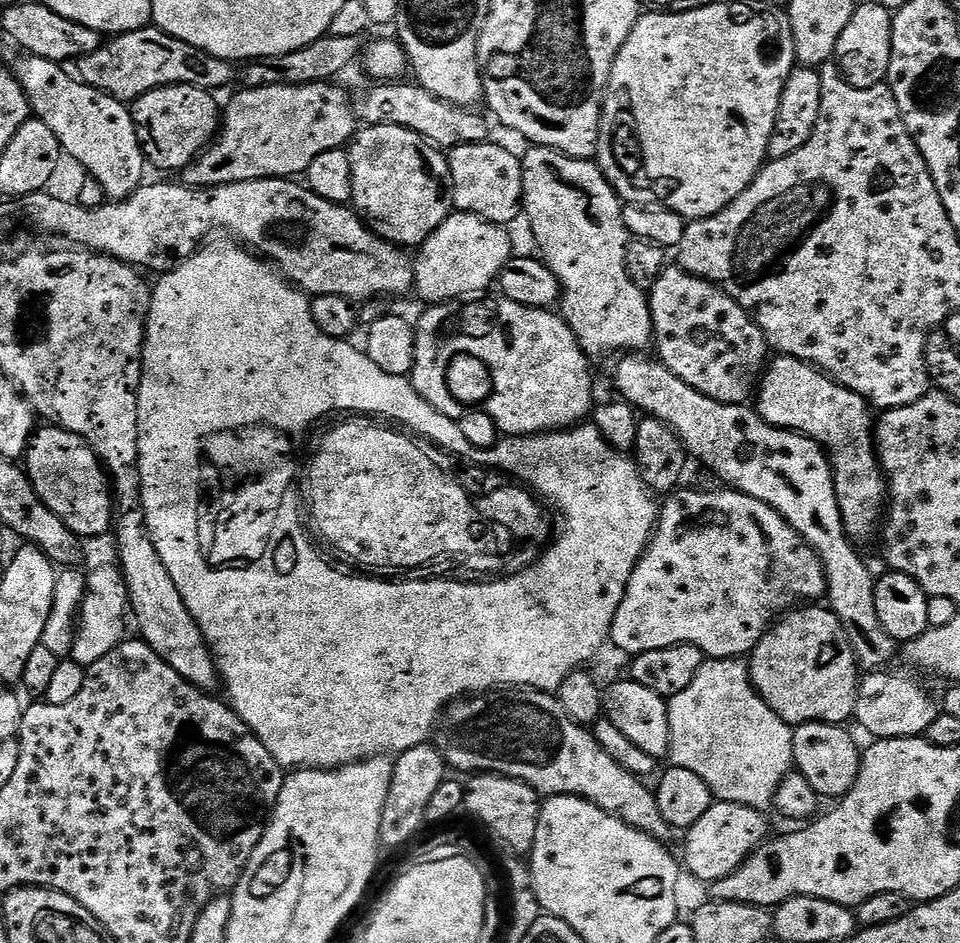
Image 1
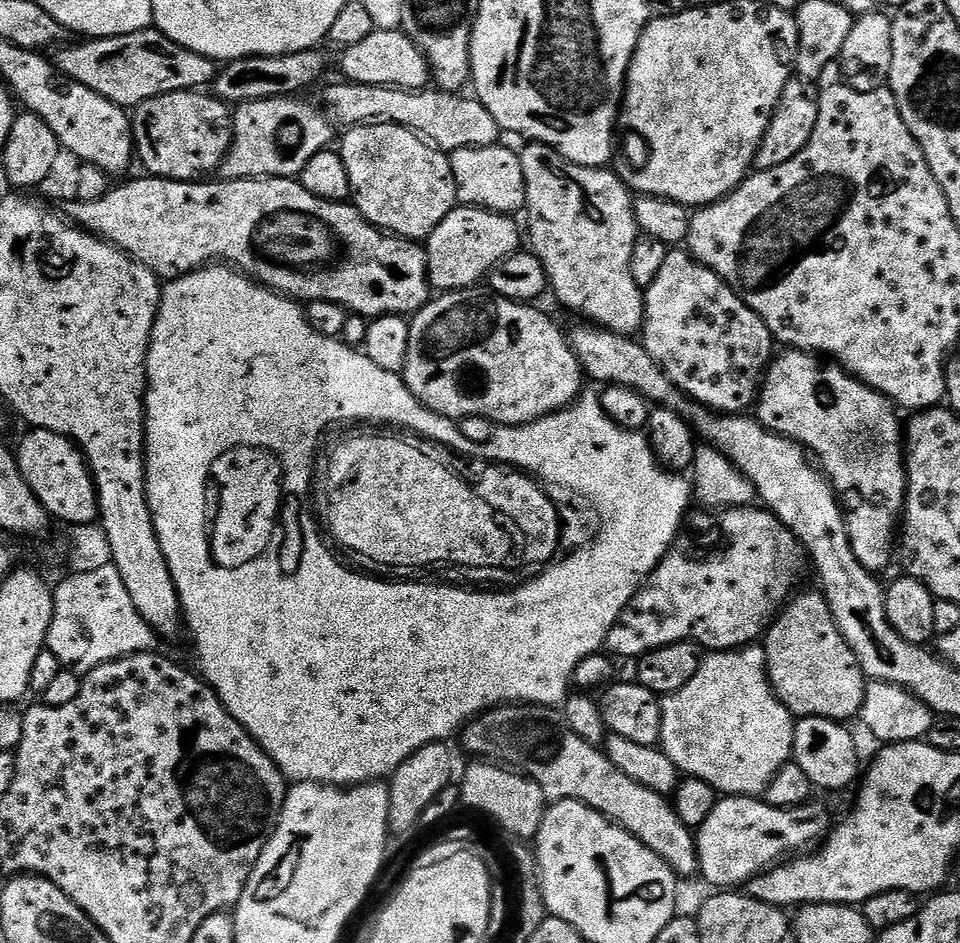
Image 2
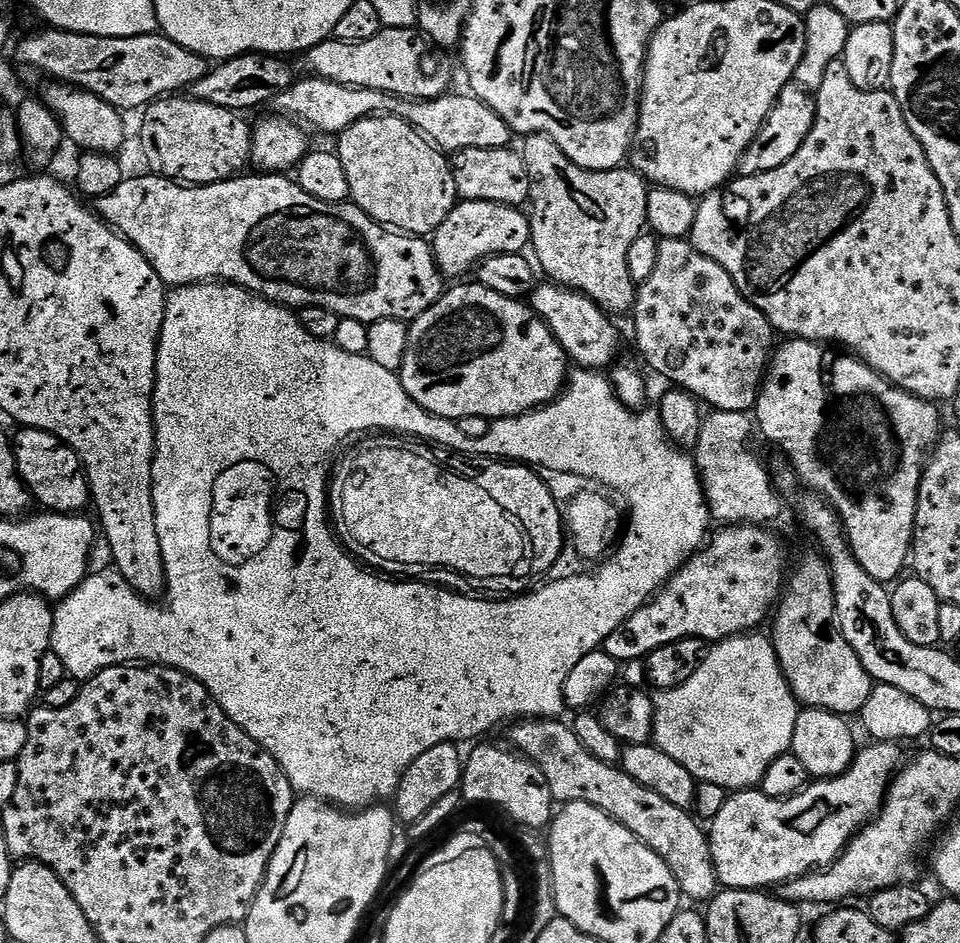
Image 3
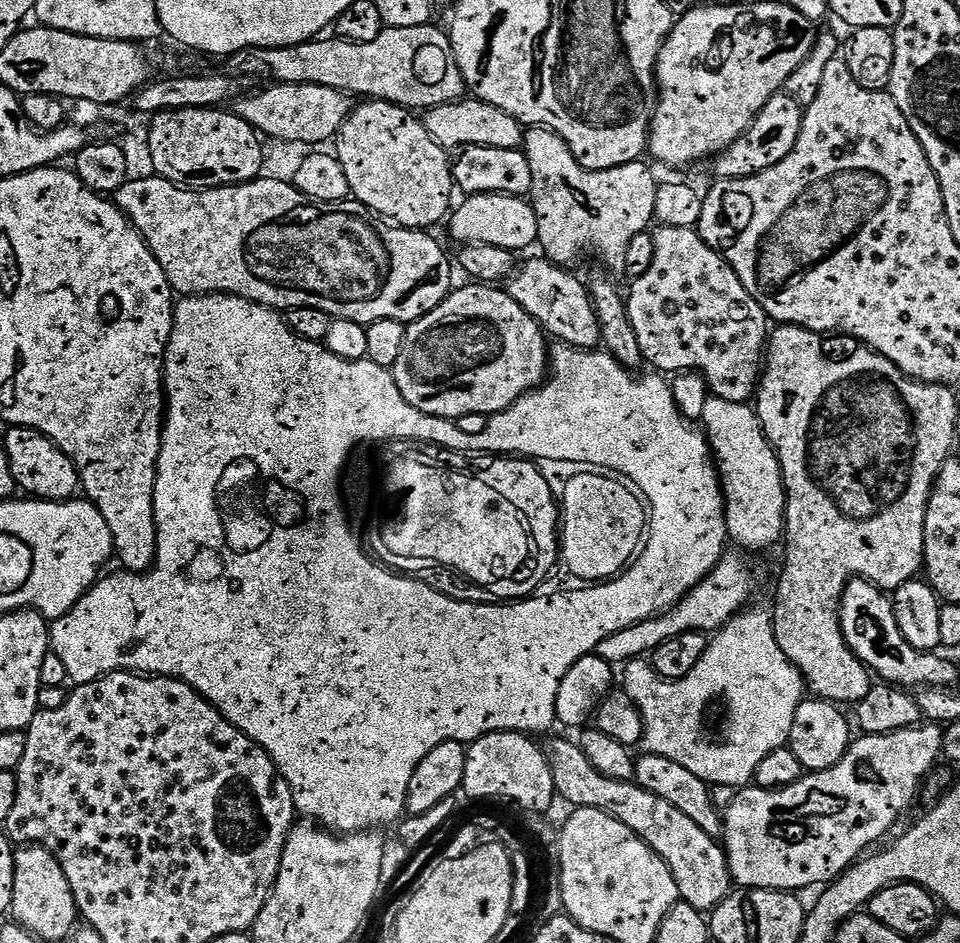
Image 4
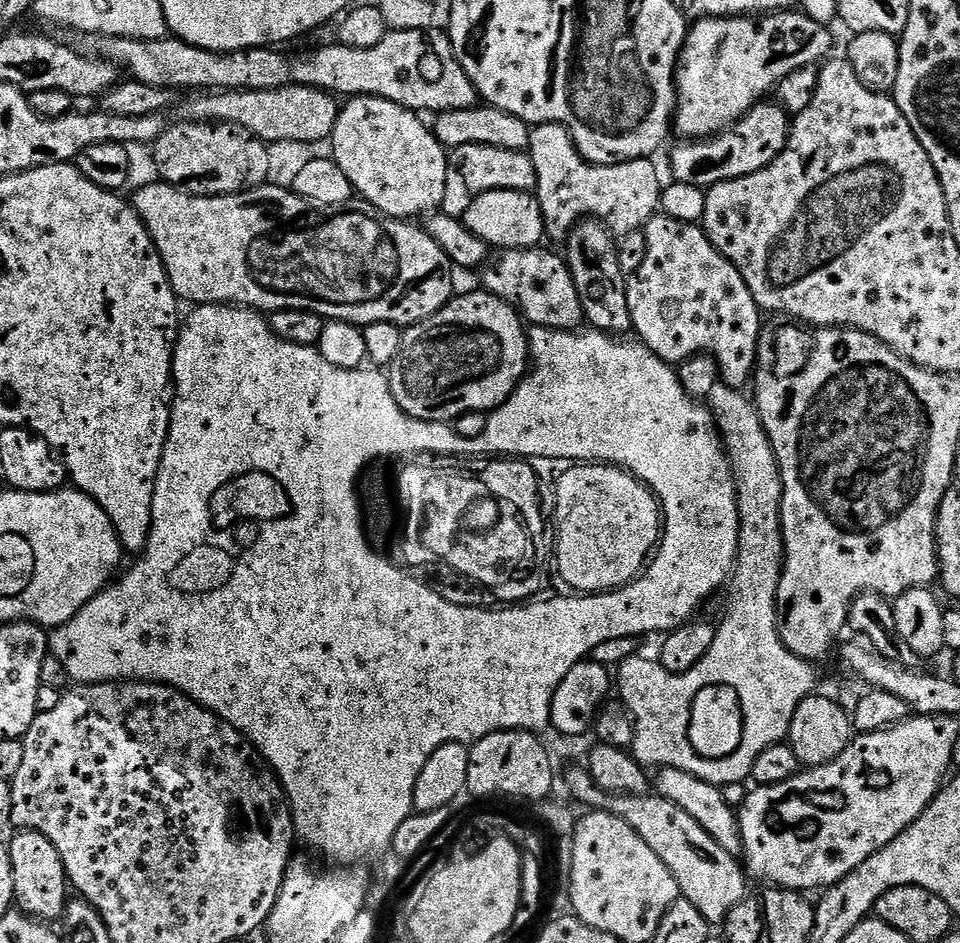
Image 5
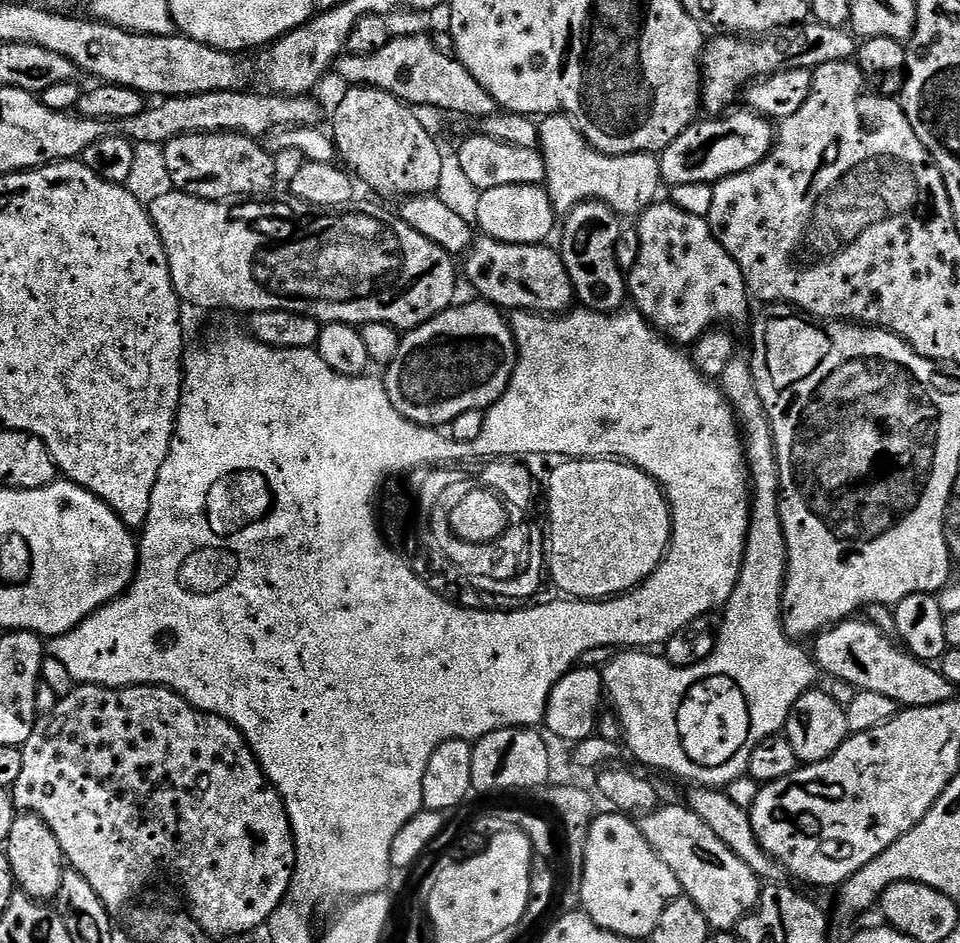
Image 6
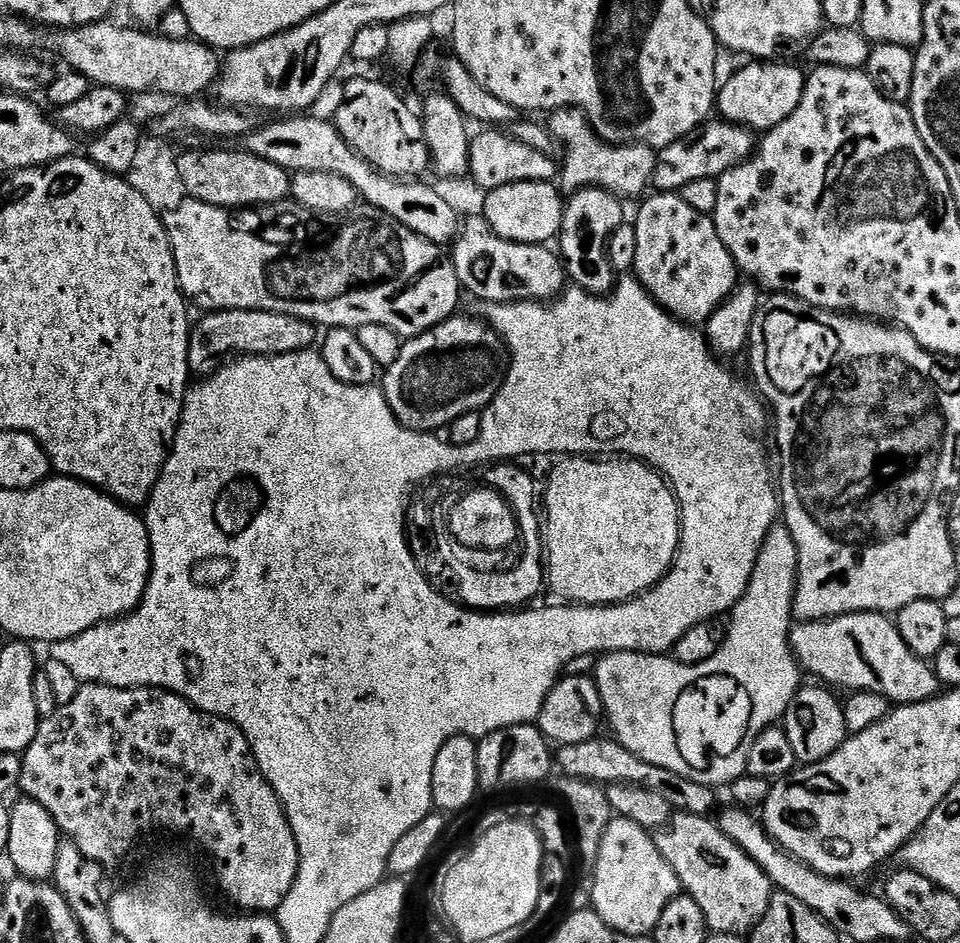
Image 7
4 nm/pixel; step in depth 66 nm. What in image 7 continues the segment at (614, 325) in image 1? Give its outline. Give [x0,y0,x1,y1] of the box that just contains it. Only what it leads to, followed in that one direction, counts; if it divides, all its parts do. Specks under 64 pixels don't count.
[546,108,657,198]

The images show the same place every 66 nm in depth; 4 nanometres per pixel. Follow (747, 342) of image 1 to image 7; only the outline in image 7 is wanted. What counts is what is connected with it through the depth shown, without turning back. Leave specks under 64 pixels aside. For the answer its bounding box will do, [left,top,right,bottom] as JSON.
[632,192,738,325]

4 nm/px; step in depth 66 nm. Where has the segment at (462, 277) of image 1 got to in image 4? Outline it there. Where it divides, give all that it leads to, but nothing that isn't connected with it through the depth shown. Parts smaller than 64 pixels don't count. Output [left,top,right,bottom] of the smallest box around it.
[447,194,538,254]

